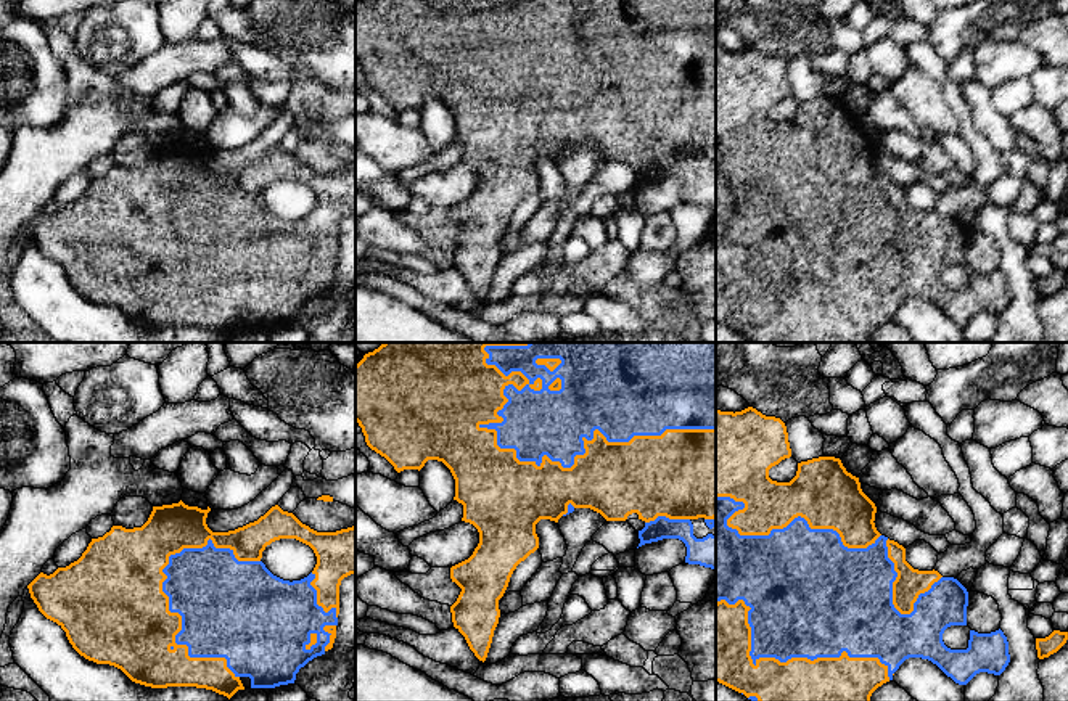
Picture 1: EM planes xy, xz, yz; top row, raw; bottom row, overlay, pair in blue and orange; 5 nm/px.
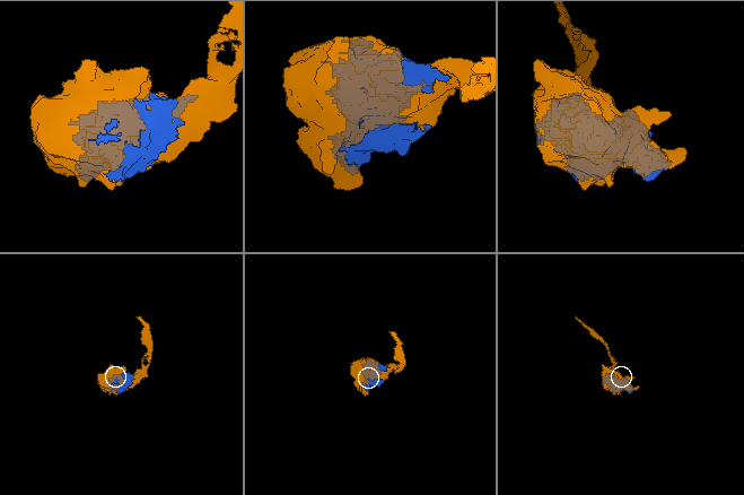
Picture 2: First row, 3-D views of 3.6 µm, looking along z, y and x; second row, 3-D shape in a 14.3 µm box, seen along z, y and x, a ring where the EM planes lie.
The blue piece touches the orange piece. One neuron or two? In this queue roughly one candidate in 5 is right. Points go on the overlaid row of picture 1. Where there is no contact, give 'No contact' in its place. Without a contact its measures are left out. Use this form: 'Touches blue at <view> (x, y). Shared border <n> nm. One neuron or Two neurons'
Touches blue at xz (541, 462). Shared border 1200 nm. One neuron

